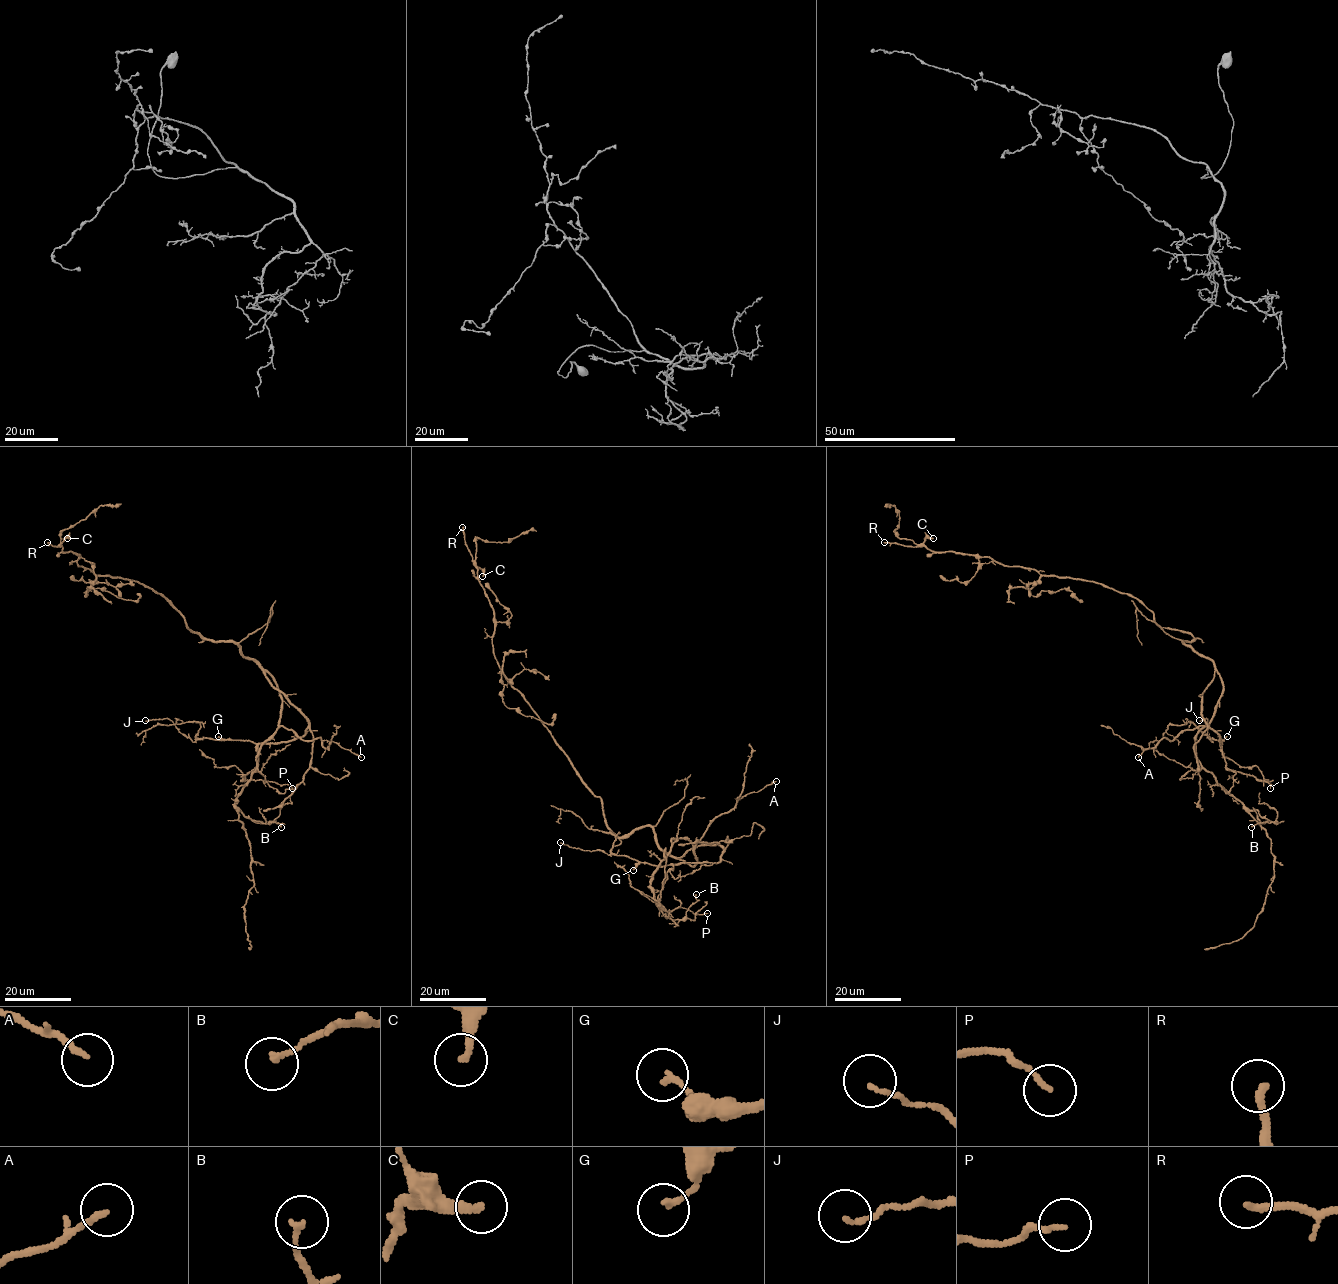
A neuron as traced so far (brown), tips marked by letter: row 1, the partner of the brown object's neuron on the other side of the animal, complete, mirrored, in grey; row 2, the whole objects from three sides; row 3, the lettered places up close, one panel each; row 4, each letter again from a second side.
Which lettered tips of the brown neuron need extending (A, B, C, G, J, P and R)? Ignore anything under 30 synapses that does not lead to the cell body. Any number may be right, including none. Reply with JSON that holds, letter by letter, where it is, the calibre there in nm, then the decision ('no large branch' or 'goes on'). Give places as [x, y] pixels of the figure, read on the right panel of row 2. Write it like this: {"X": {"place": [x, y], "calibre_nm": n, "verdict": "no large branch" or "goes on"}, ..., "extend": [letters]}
{"A": {"place": [1138, 757], "calibre_nm": 160, "verdict": "no large branch"}, "B": {"place": [1251, 827], "calibre_nm": 150, "verdict": "no large branch"}, "C": {"place": [933, 538], "calibre_nm": 220, "verdict": "no large branch"}, "G": {"place": [1227, 736], "calibre_nm": 140, "verdict": "no large branch"}, "J": {"place": [1199, 720], "calibre_nm": 110, "verdict": "no large branch"}, "P": {"place": [1270, 788], "calibre_nm": 140, "verdict": "no large branch"}, "R": {"place": [884, 542], "calibre_nm": 220, "verdict": "goes on"}, "extend": ["R"]}

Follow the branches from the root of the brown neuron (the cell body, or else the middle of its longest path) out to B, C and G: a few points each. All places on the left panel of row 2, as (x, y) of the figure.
B: (213, 642), (234, 642), (277, 688), (278, 728), (262, 745), (257, 768), (235, 805), (254, 822), (281, 827)
C: (213, 642), (189, 629), (184, 617), (152, 588), (79, 566), (77, 554), (62, 551), (67, 538)
G: (213, 642), (234, 642), (308, 723), (302, 735), (287, 741), (253, 743), (221, 740), (218, 736)

